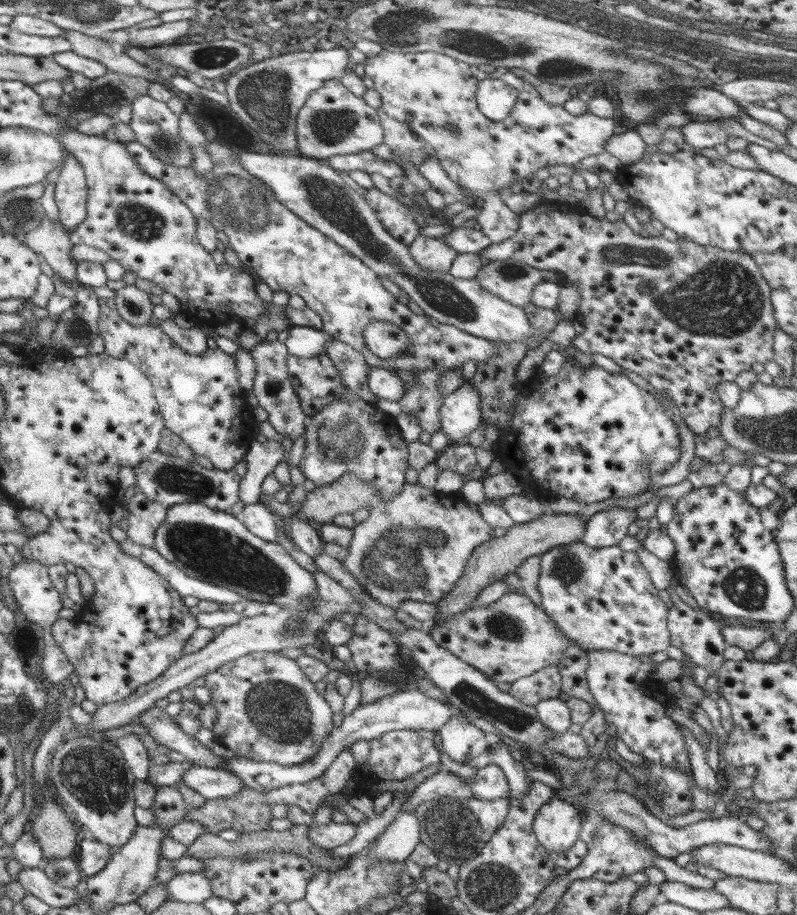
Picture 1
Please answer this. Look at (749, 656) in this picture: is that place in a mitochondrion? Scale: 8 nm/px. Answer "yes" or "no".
no

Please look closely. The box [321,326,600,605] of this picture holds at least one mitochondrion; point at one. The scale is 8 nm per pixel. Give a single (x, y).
(400, 557)

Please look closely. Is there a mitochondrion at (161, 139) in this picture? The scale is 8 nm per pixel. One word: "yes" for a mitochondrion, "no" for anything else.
yes

